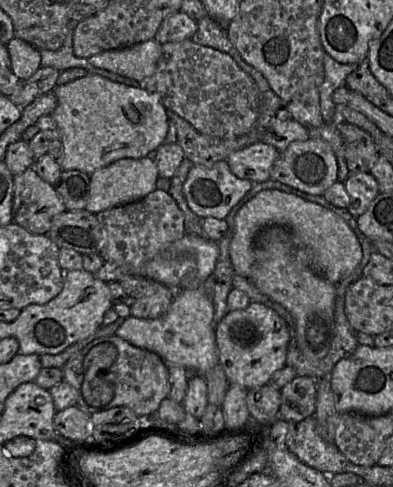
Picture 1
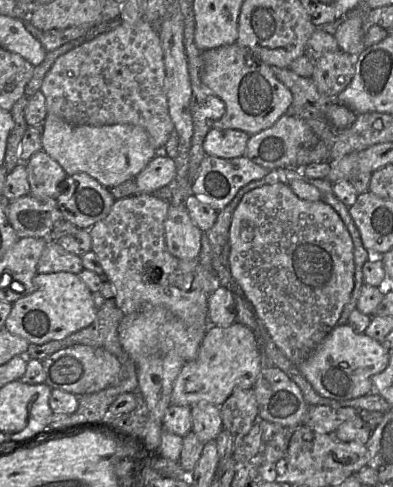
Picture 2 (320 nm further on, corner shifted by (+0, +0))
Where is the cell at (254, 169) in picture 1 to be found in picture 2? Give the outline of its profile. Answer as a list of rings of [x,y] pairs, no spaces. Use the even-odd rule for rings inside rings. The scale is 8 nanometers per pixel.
[[[210,129],[203,142],[206,155],[232,159],[244,156],[250,135],[237,129]]]

